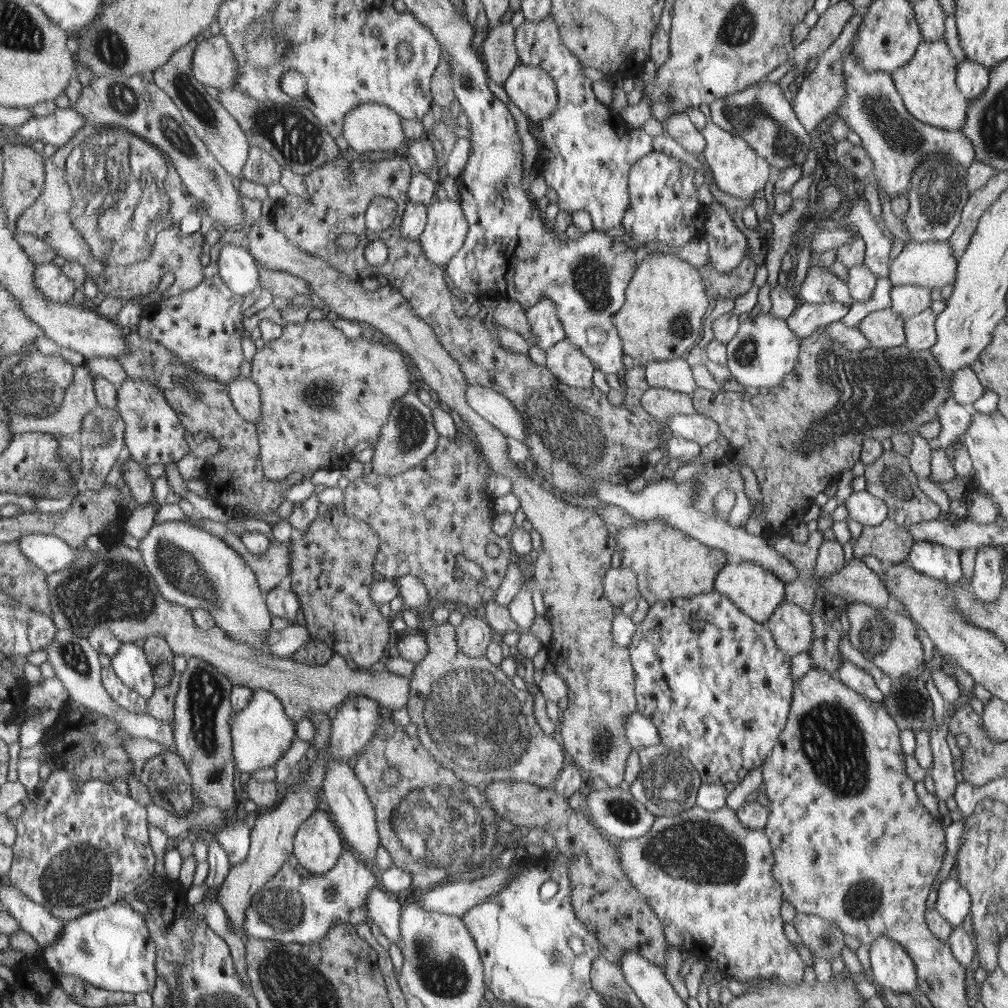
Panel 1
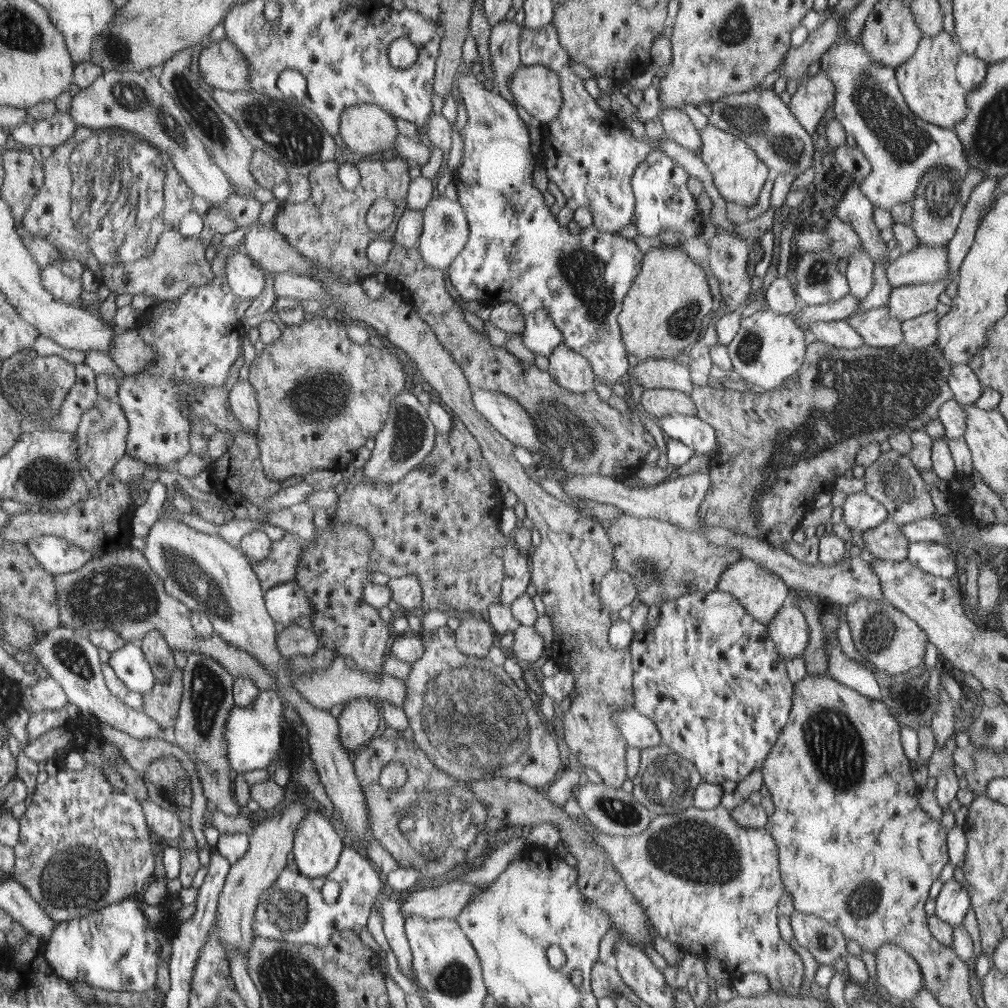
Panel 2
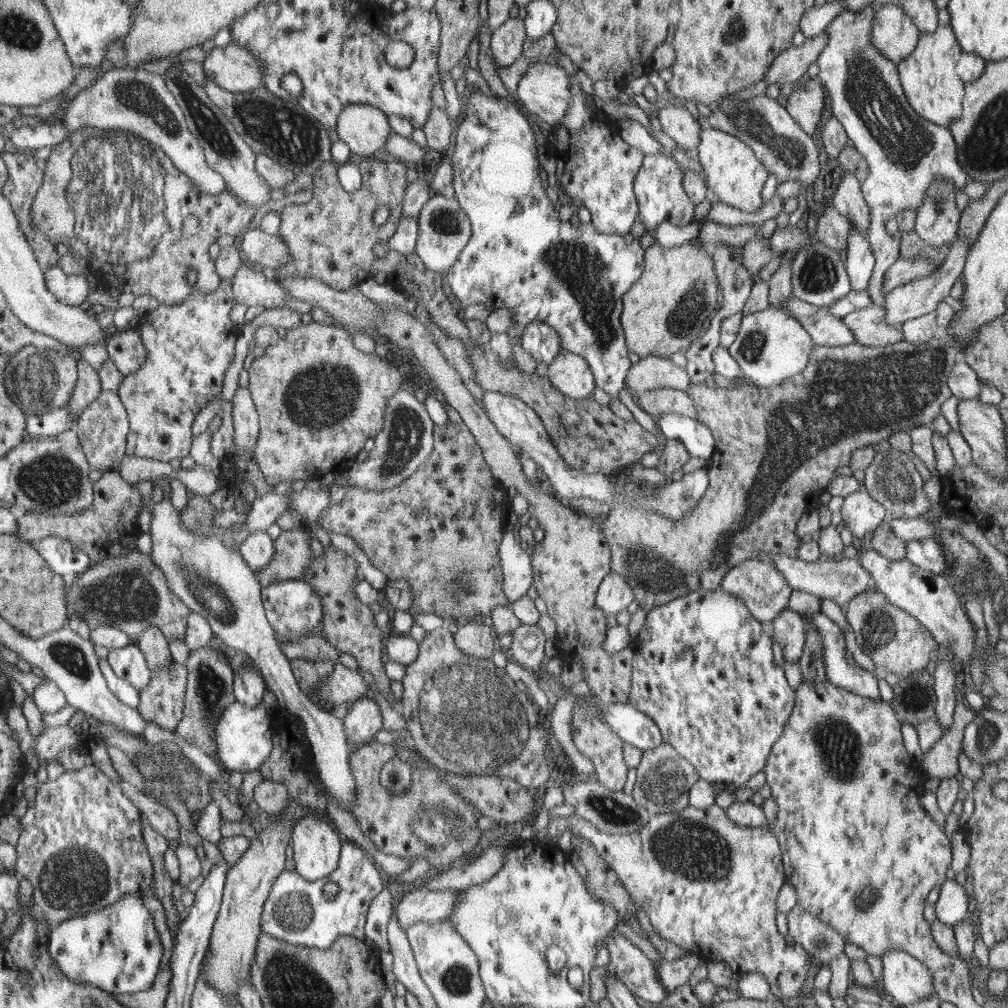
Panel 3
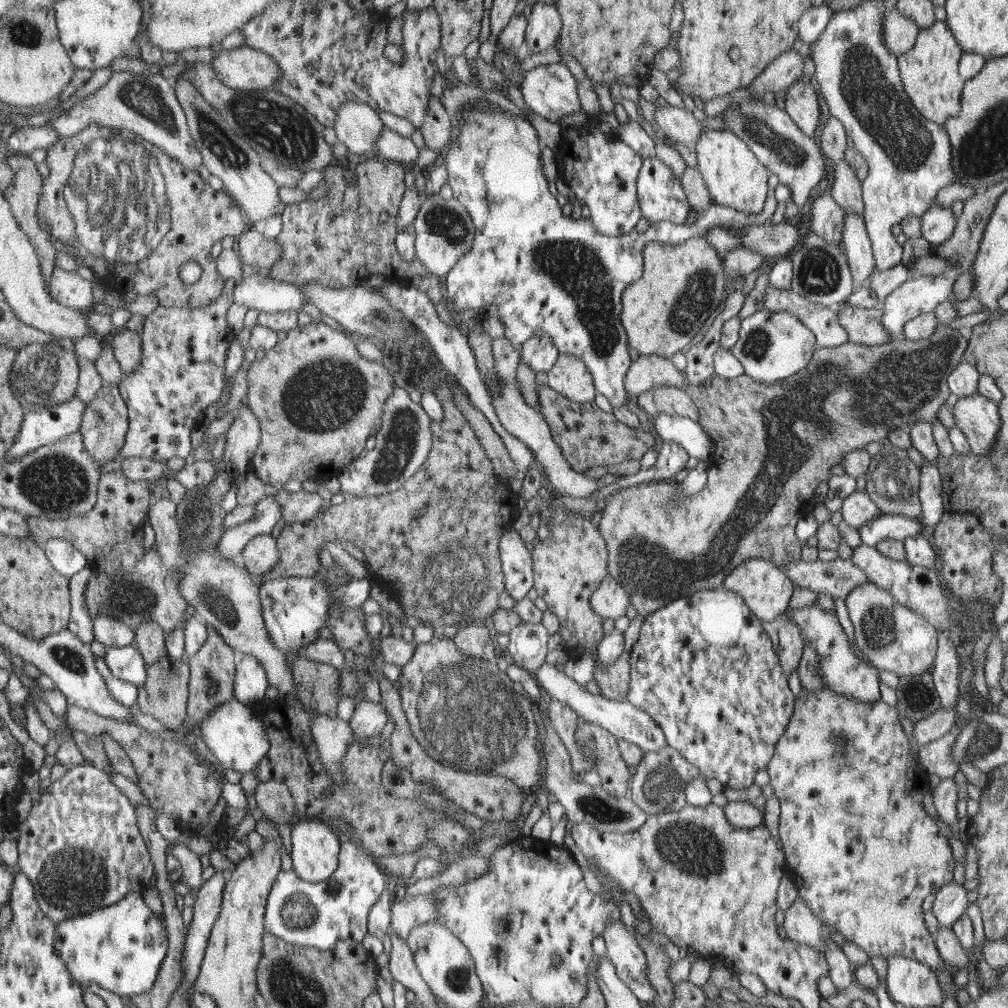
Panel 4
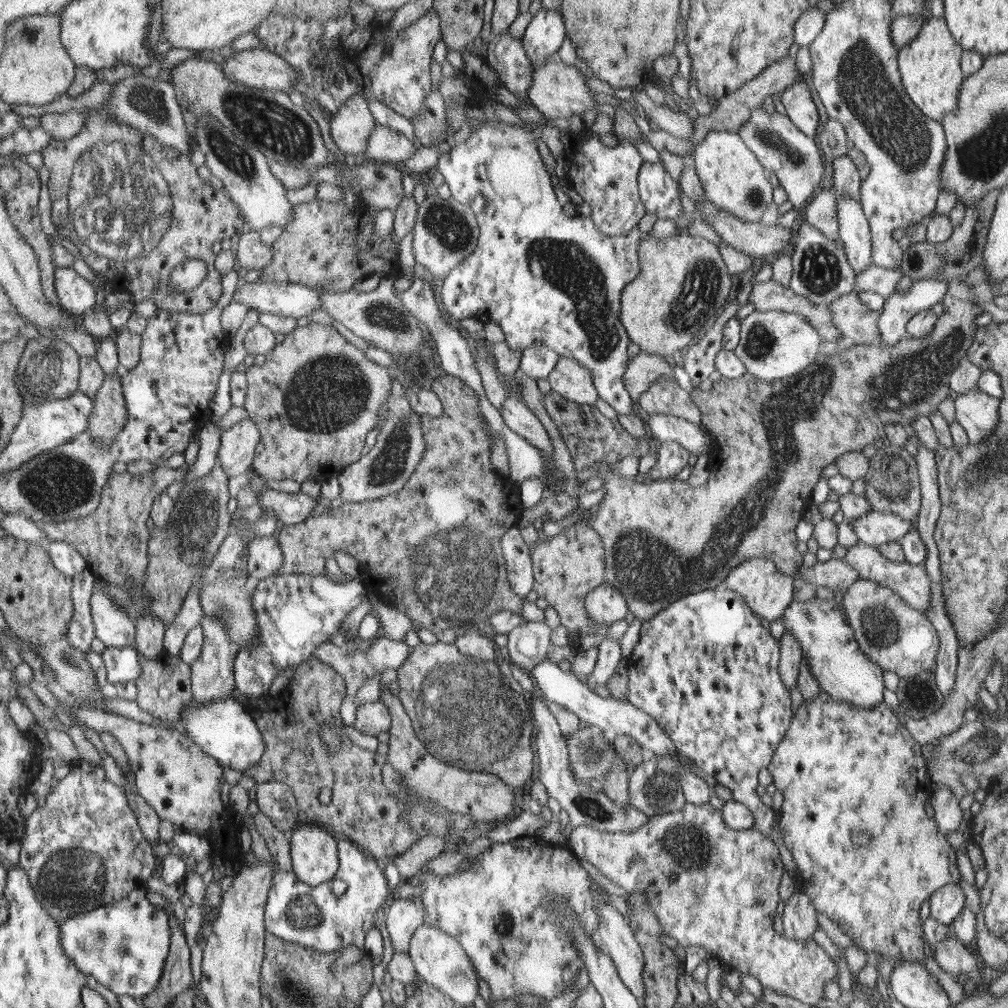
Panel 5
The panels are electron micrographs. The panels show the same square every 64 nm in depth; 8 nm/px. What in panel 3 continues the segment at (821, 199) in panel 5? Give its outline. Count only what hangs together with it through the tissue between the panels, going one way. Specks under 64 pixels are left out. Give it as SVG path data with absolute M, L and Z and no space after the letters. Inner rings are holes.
M827 203L824 212L818 219L817 235L819 240L832 250L846 252L848 238L850 238L850 226L846 216L842 216L832 203Z

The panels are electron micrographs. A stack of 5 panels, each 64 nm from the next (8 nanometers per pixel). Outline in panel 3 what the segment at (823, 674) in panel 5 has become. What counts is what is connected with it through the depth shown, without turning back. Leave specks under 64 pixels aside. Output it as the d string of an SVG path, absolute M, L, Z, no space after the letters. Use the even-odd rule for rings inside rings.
M822 611L812 614L802 613L802 619L804 619L804 622L806 623L814 625L814 627L820 631L820 635L822 635L822 647L824 647L823 653L827 680L836 685L836 687L840 687L848 692L869 699L880 700L878 680L874 677L874 674L867 672L864 668L860 668L858 663L854 661L852 653L846 649L843 630Z

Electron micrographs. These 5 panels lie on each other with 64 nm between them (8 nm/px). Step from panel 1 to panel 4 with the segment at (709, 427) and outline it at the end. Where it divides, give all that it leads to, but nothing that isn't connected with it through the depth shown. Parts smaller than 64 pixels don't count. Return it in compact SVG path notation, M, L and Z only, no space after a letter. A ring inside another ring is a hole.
M661 413L651 418L663 441L674 441L683 446L689 457L709 460L715 453L715 444L698 421L684 416Z

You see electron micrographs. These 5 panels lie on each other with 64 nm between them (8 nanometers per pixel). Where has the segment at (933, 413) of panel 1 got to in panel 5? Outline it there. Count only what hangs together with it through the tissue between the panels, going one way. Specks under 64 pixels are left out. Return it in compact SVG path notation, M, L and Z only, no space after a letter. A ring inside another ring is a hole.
M953 278L949 280L948 290L946 290L946 294L944 294L944 298L942 298L942 306L944 308L942 312L944 312L944 314L938 316L938 320L936 320L932 332L930 332L928 336L925 336L924 339L902 338L892 348L880 344L851 344L848 345L846 349L834 353L832 358L826 359L824 355L818 354L816 360L811 364L808 370L779 381L762 381L753 374L745 372L742 376L735 379L726 376L720 377L720 379L713 382L712 390L707 392L699 390L698 386L695 386L696 388L691 392L691 396L696 402L697 408L702 410L702 427L710 433L714 440L714 444L712 448L710 448L711 453L708 455L710 471L714 470L714 462L722 462L722 470L726 471L726 474L724 474L724 476L726 476L725 478L718 478L718 476L712 474L710 478L707 478L706 483L696 486L696 488L689 486L687 481L680 481L676 478L648 481L641 484L628 476L618 474L612 465L592 465L593 468L599 470L597 476L602 479L602 486L606 489L604 498L600 502L598 515L592 517L594 529L597 530L602 537L602 544L605 545L605 582L610 583L612 587L616 587L616 589L626 597L628 610L634 614L634 617L644 622L654 617L654 615L664 610L664 608L670 606L670 604L677 602L678 599L684 599L685 596L705 591L708 588L712 589L721 586L734 567L739 566L741 561L753 559L754 557L766 558L772 561L783 573L792 577L793 600L805 602L814 598L817 586L812 586L812 584L796 576L798 567L802 565L802 555L796 549L796 545L799 542L795 536L795 529L800 523L800 518L802 518L802 510L804 510L804 506L806 506L806 500L810 498L812 489L820 480L823 469L827 465L836 462L843 453L862 450L866 444L872 442L880 443L880 440L885 438L885 427L887 425L901 426L905 429L907 425L912 426L920 415L929 418L937 410L939 403L950 395L950 373L959 363L959 360L965 356L968 347L970 347L972 341L974 341L974 333L976 333L976 329L978 329L978 326L974 323L974 319L979 316L979 314L985 312L982 306L976 306L976 302L979 302L979 300L979 296L969 287L964 278Z

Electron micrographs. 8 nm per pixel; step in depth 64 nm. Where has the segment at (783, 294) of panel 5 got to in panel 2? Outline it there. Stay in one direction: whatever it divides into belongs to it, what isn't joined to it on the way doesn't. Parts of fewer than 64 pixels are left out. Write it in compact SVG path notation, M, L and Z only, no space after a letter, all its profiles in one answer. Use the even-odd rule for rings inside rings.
M820 320L808 328L810 339L822 341L835 347L860 348L865 346L862 336L848 325L846 320Z

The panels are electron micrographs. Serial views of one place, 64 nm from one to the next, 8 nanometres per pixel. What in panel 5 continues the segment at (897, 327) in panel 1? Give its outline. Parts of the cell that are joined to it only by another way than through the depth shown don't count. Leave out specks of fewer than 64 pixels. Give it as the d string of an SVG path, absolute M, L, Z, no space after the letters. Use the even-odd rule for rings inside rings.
M856 289L830 302L828 309L832 313L832 323L840 329L842 336L846 337L849 343L876 345L880 341L877 322L881 311L875 311L860 302Z

